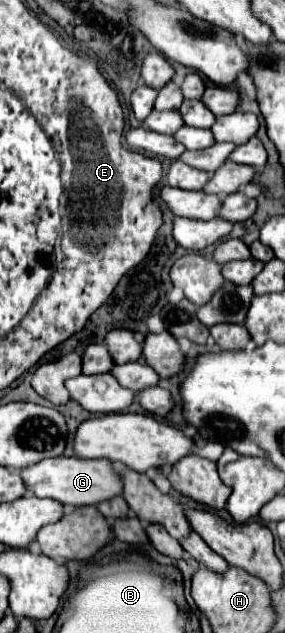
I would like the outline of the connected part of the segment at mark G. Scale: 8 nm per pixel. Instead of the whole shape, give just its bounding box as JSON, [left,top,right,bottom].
[20,458,122,506]

